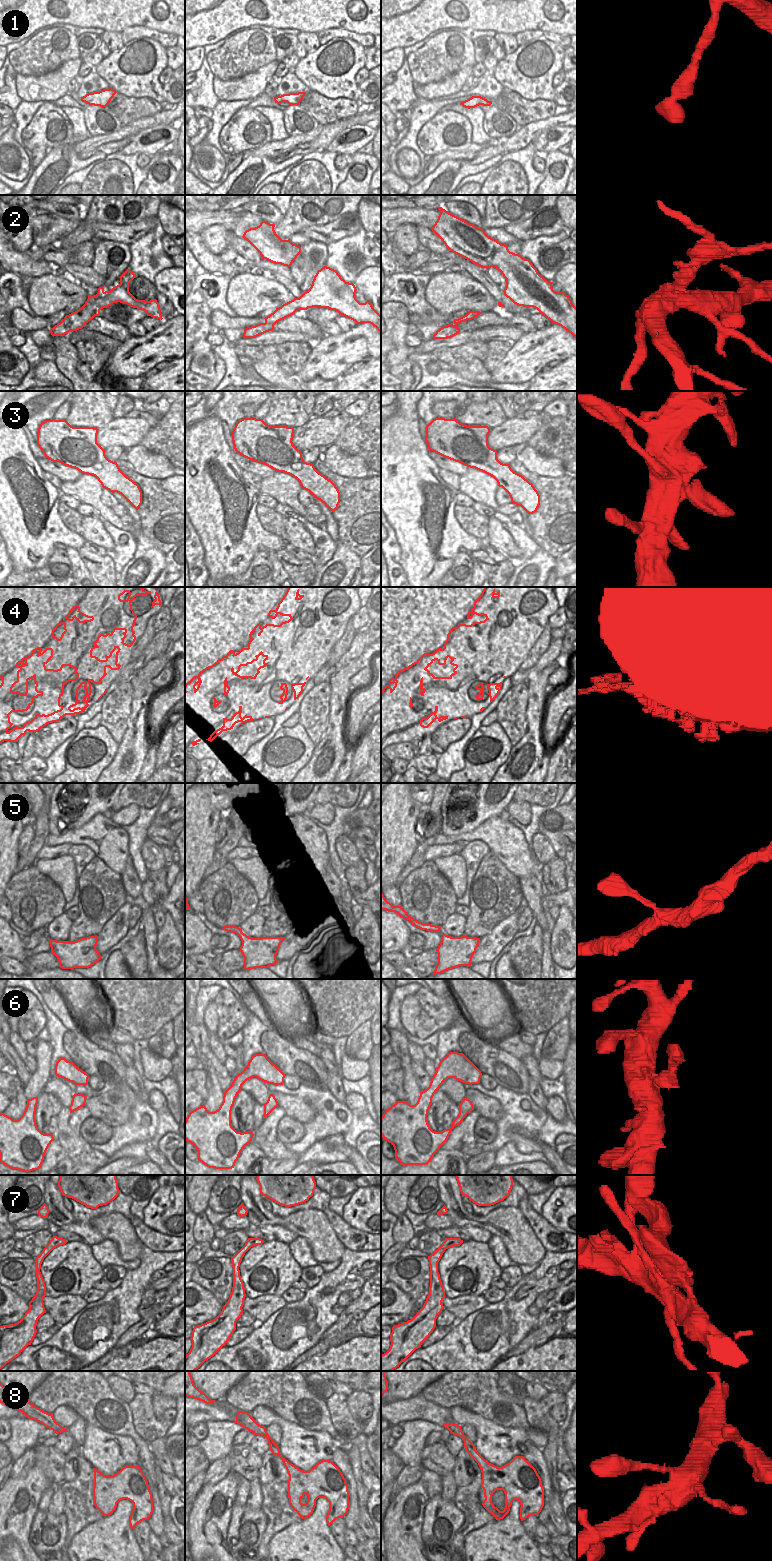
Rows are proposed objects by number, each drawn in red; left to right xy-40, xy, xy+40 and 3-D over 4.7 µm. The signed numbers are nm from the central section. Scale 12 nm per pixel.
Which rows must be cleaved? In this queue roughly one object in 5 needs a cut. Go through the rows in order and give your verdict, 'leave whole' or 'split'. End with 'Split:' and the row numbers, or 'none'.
1: leave whole
2: split
3: leave whole
4: leave whole
5: leave whole
6: leave whole
7: leave whole
8: leave whole
Split: 2

